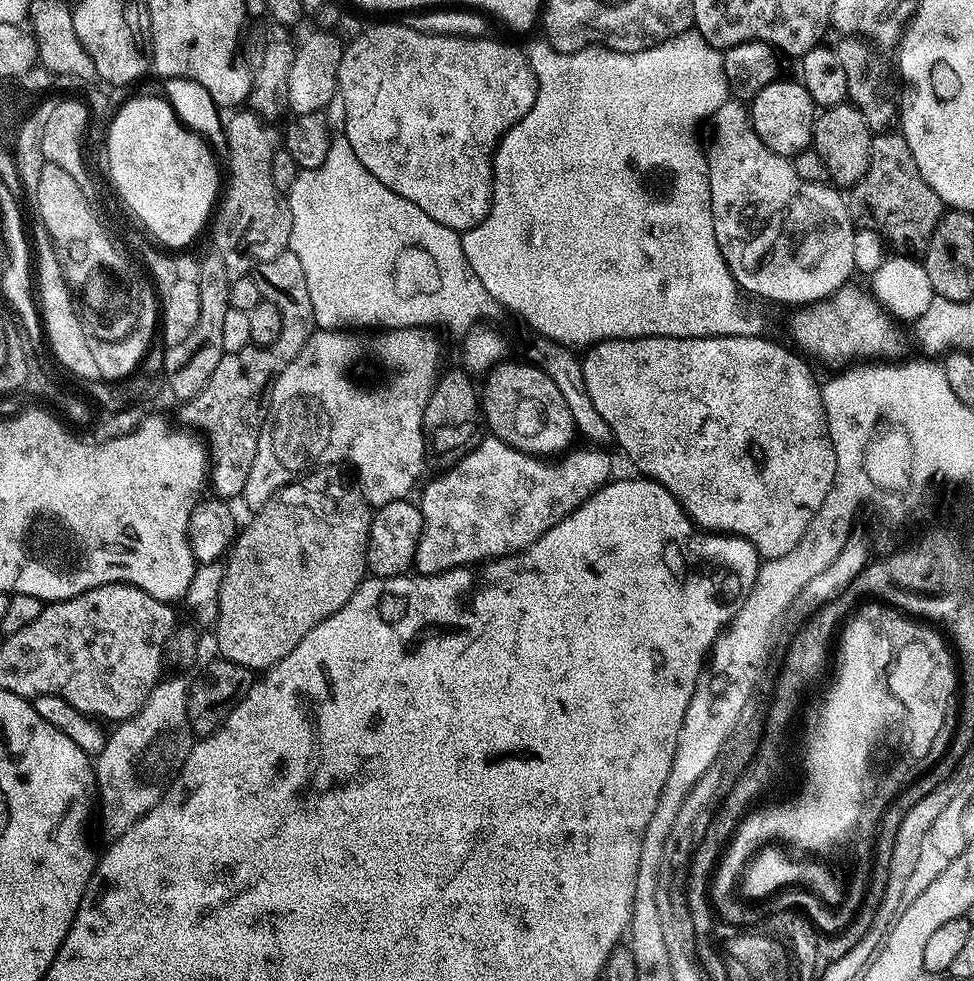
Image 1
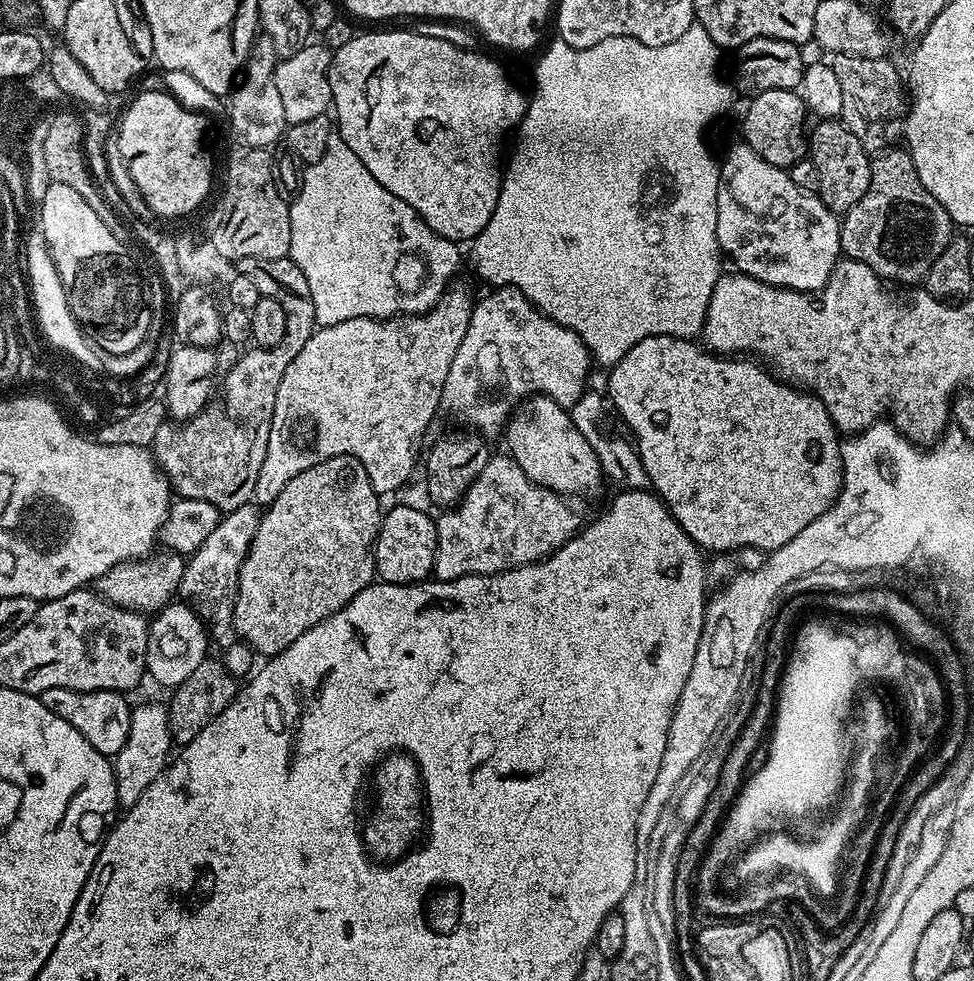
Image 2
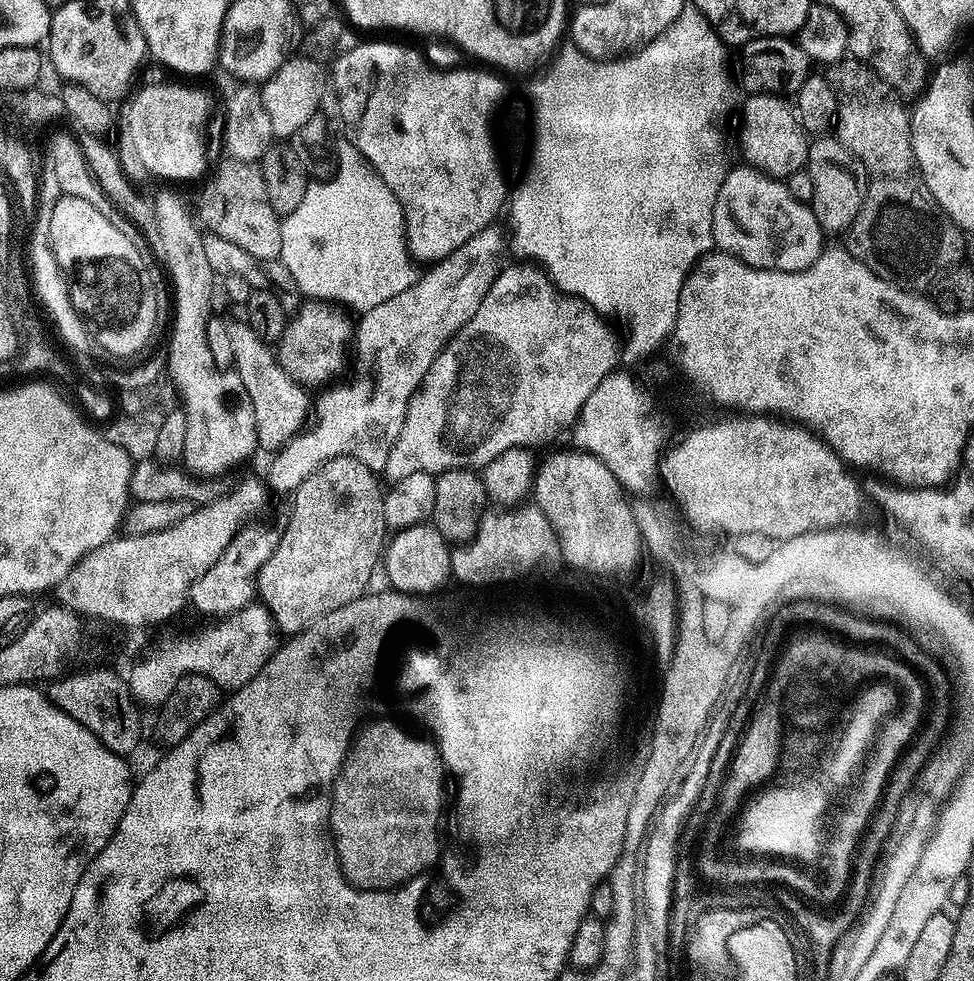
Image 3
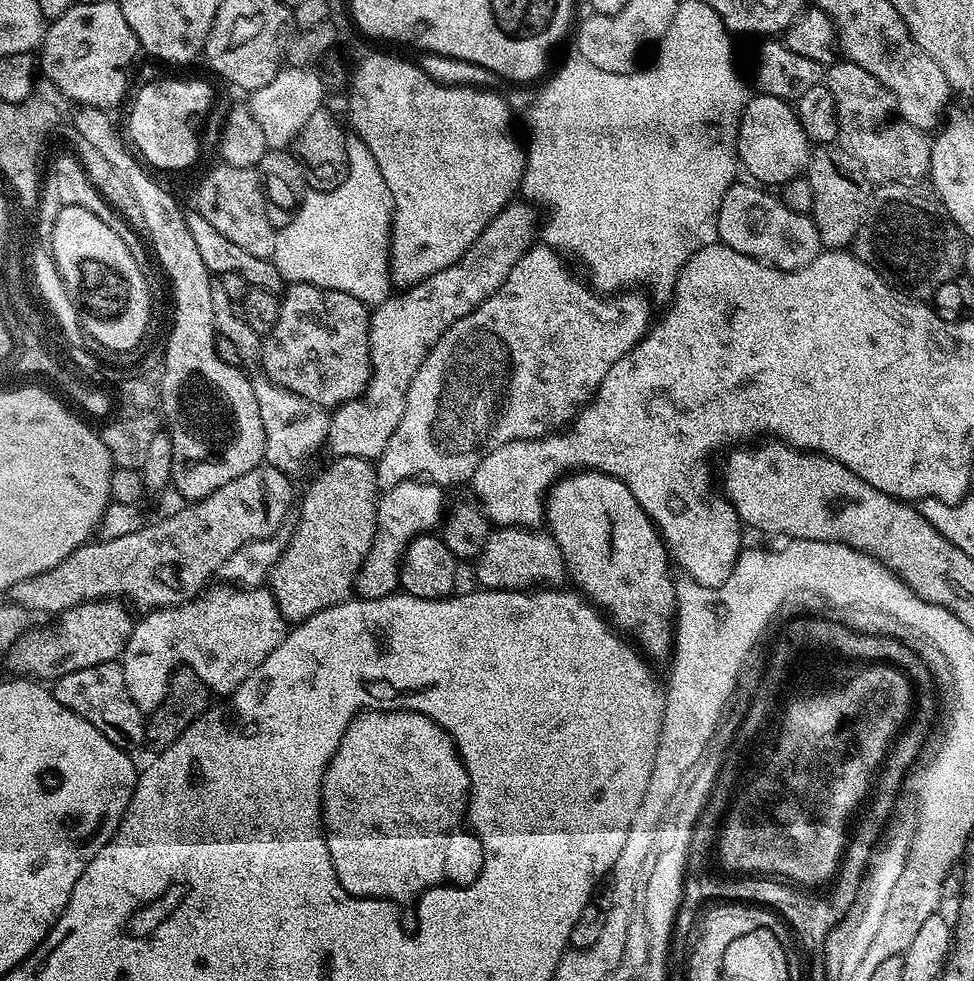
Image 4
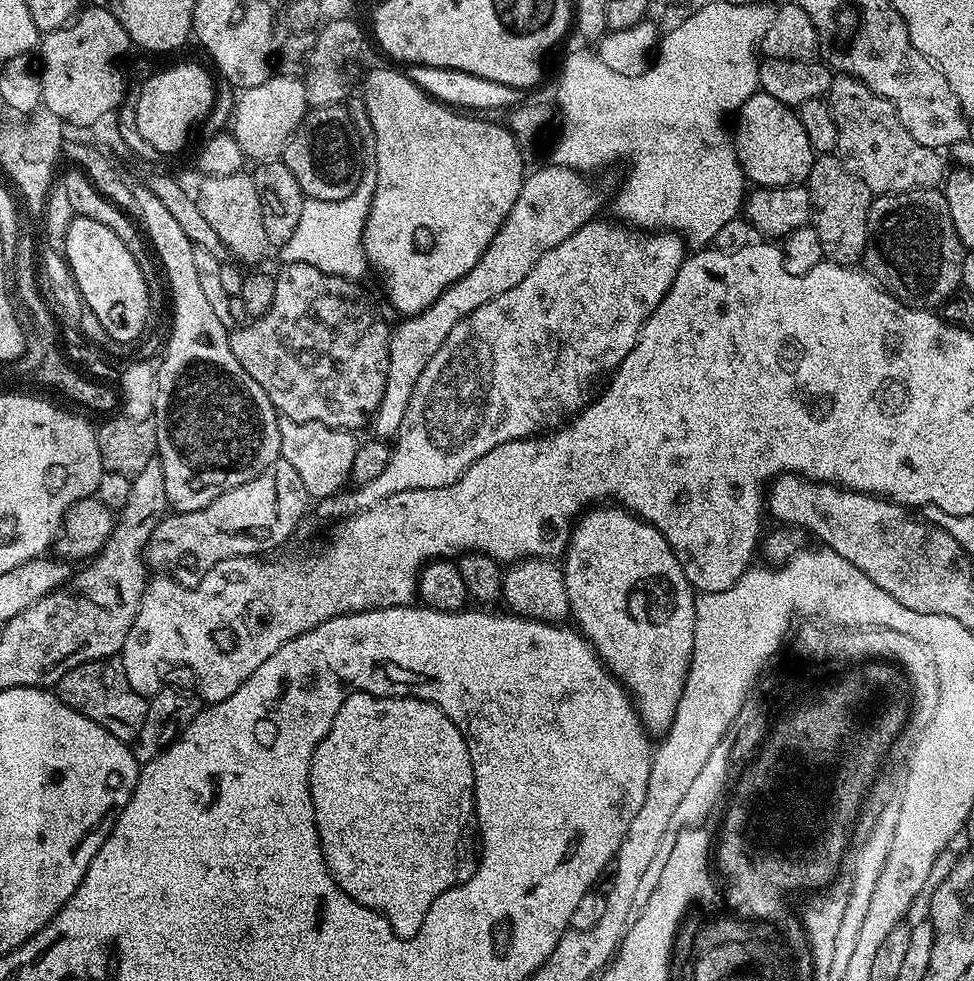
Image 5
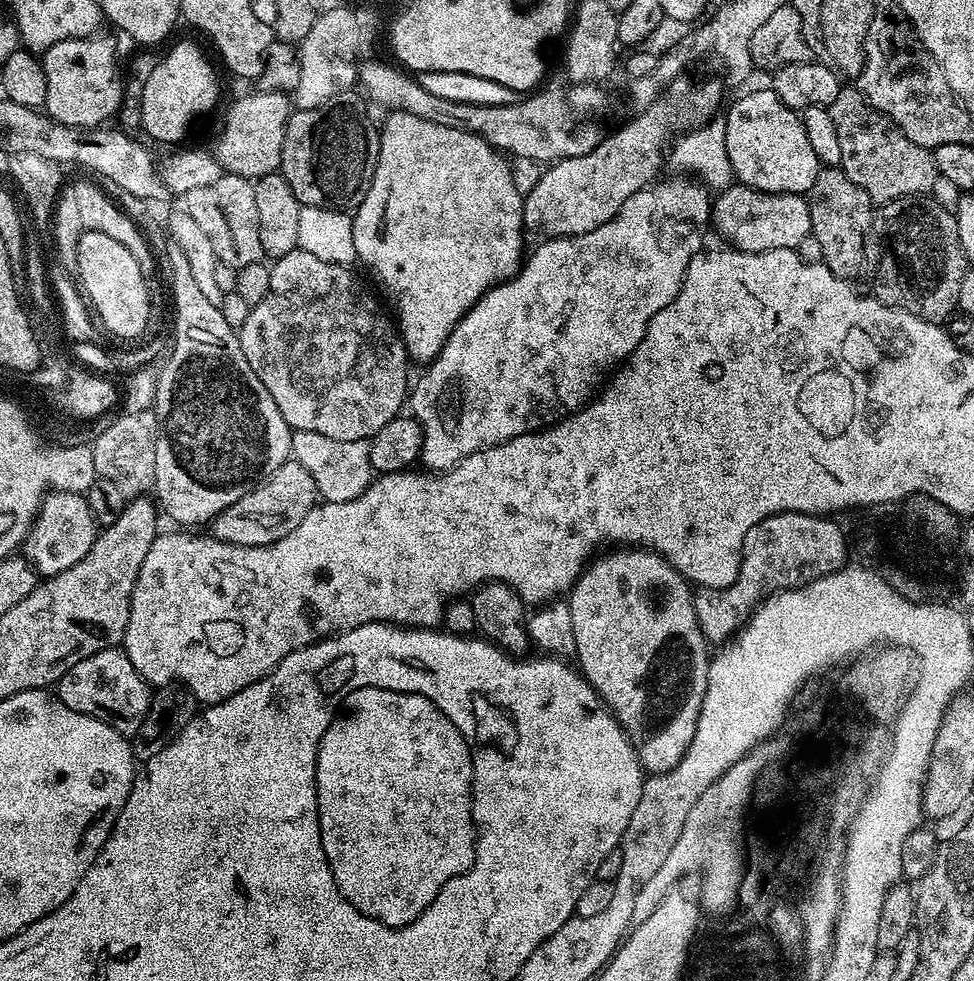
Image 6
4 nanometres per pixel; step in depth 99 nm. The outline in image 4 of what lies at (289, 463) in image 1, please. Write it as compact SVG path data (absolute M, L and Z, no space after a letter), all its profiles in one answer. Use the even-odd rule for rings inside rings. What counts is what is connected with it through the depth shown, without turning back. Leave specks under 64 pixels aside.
M523 203L506 205L489 222L486 230L482 230L470 250L458 258L458 262L446 266L446 270L438 270L438 274L428 276L421 284L389 296L371 309L372 377L359 400L341 404L331 413L326 448L332 451L333 457L353 456L375 461L382 450L386 450L390 434L394 434L398 422L402 422L410 382L414 382L414 374L418 374L430 350L444 337L446 330L454 326L454 322L466 318L466 314L500 291L510 270L533 247L535 240L532 239L538 236L537 209L531 203Z

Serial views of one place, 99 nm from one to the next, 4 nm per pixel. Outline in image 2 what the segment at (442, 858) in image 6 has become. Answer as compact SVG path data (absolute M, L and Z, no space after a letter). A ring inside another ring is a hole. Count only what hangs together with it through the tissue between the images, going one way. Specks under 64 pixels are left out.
M394 752L384 757L374 769L374 780L376 776L376 792L380 795L380 813L372 820L372 828L365 827L362 835L364 837L364 847L377 861L395 862L401 856L407 856L413 847L412 835L416 832L416 827L422 824L422 809L425 807L424 785L420 783L420 771L416 761L407 752Z

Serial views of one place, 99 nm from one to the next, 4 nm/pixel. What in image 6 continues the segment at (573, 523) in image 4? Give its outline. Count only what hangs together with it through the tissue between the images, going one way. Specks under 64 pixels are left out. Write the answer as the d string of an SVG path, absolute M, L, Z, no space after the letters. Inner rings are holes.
M620 546L612 551L616 552L608 552L605 556L597 555L580 573L579 578L567 593L566 603L570 610L570 618L574 621L574 642L576 643L574 660L584 679L600 695L605 708L624 728L624 732L628 736L629 742L634 746L645 773L665 772L682 760L682 754L686 754L686 750L690 746L690 738L694 736L694 730L698 724L698 714L702 710L702 698L706 694L706 674L708 673L710 659L710 645L704 639L702 630L698 626L698 618L692 605L693 589L688 581L677 572L673 564L669 564L663 556L656 552L639 546Z

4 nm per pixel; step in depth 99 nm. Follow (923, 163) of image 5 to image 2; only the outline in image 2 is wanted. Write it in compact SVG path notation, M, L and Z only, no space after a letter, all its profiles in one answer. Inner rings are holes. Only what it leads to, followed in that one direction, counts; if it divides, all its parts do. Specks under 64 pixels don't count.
M849 52L833 55L830 60L834 74L838 74L838 82L842 82L839 119L872 154L899 145L904 134L906 84L900 81L899 70L889 60L885 57L853 56Z

